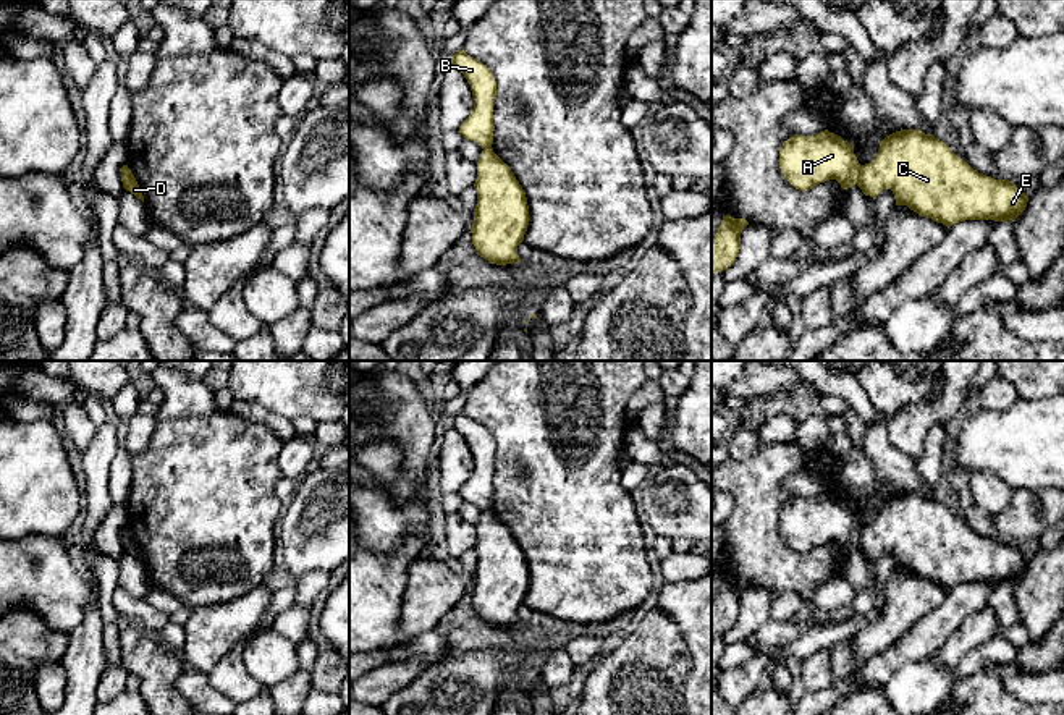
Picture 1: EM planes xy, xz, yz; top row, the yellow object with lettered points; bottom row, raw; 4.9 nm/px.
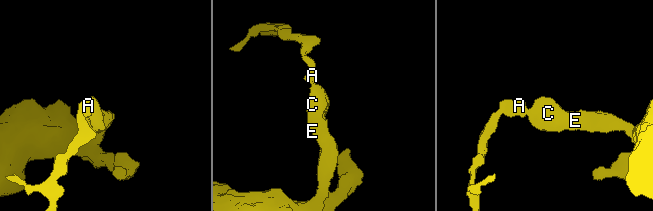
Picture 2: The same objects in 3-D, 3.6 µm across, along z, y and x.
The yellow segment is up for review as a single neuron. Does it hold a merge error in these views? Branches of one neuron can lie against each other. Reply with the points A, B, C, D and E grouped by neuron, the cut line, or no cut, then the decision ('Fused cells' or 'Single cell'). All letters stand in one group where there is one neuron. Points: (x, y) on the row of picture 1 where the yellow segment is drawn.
Groups: A B / C D E. Split along yz (862, 165), (854, 183). Fused cells

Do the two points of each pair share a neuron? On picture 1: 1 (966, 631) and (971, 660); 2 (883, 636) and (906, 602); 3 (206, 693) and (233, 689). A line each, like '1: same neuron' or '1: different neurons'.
1: different neurons
2: same neuron
3: different neurons

